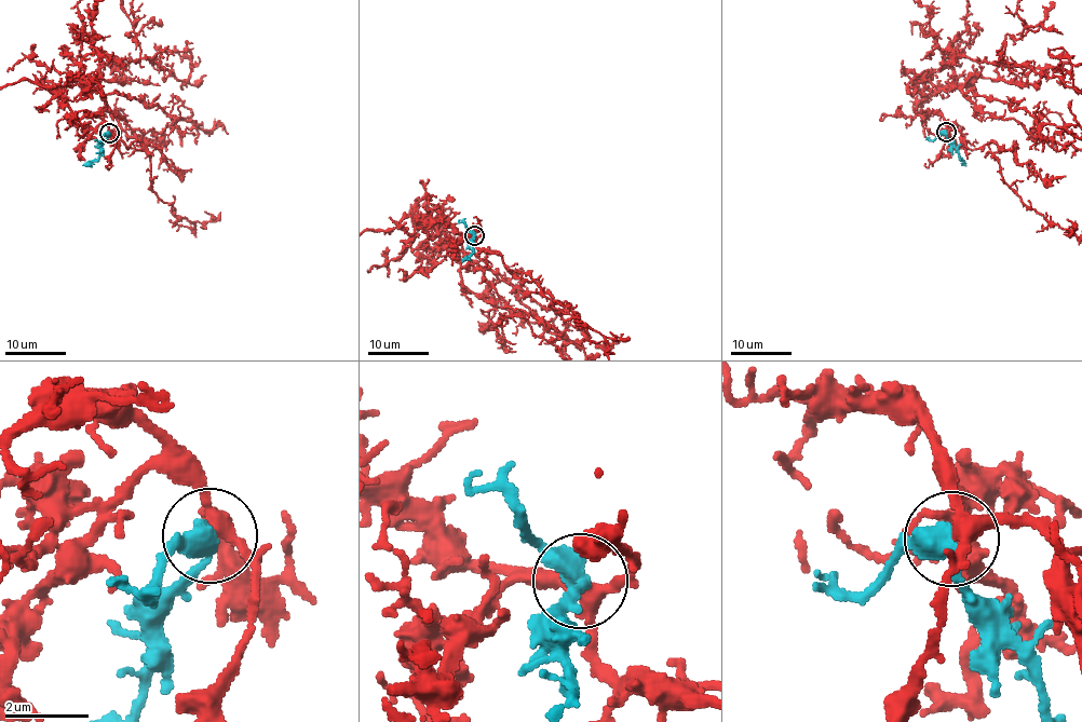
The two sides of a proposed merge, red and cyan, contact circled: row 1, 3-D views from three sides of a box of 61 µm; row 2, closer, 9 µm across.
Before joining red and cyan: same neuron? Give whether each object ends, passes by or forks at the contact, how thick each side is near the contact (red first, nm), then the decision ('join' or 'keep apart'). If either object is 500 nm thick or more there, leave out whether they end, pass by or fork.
red forks | cyan passes by | 280/420 nm | join

